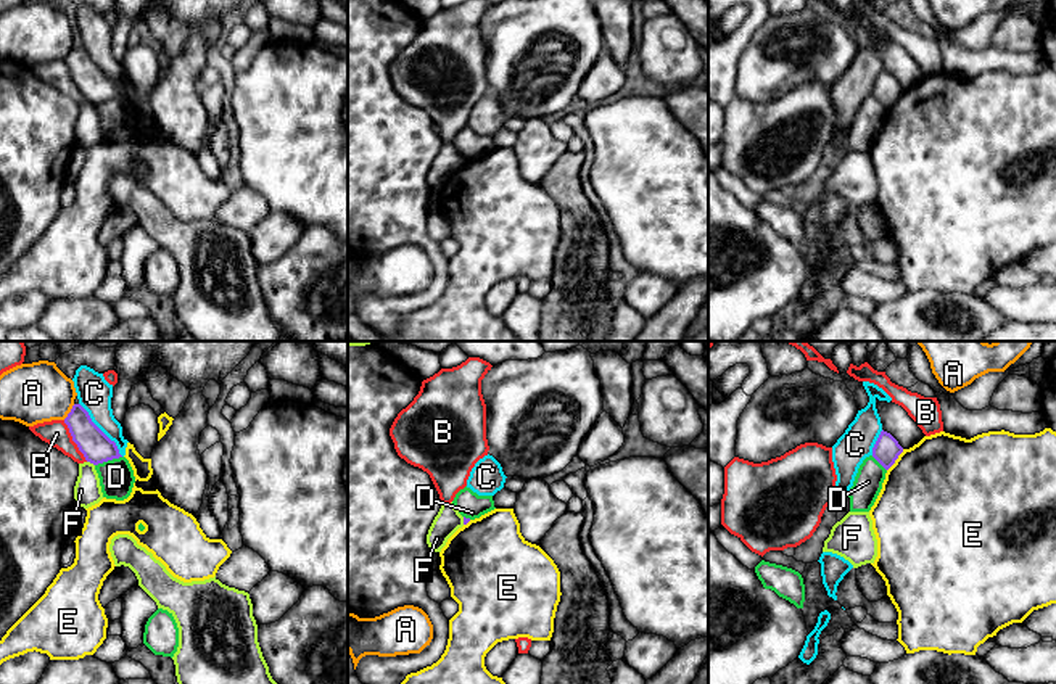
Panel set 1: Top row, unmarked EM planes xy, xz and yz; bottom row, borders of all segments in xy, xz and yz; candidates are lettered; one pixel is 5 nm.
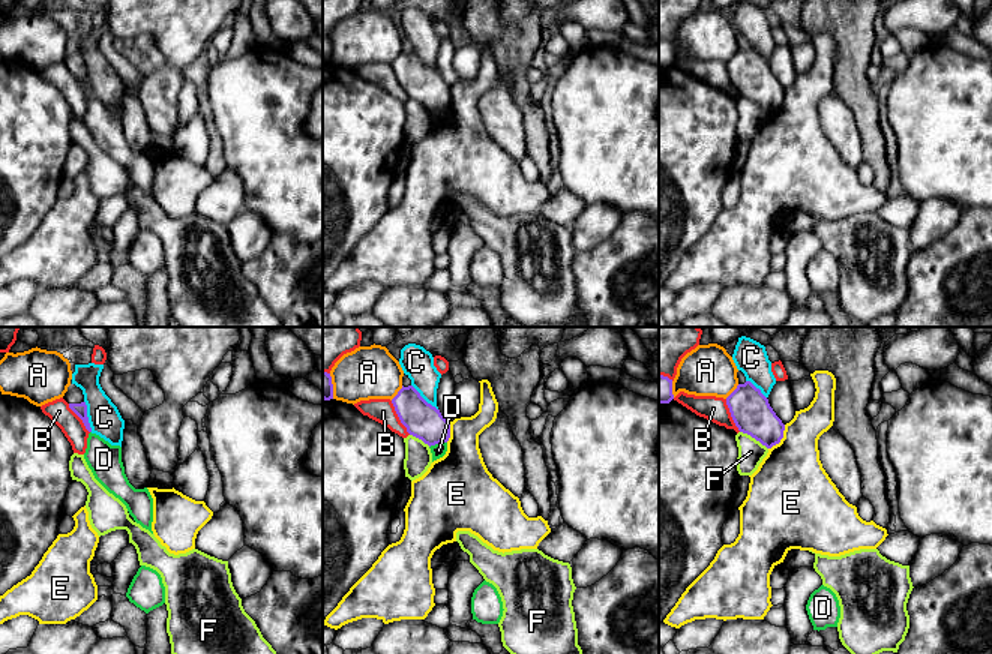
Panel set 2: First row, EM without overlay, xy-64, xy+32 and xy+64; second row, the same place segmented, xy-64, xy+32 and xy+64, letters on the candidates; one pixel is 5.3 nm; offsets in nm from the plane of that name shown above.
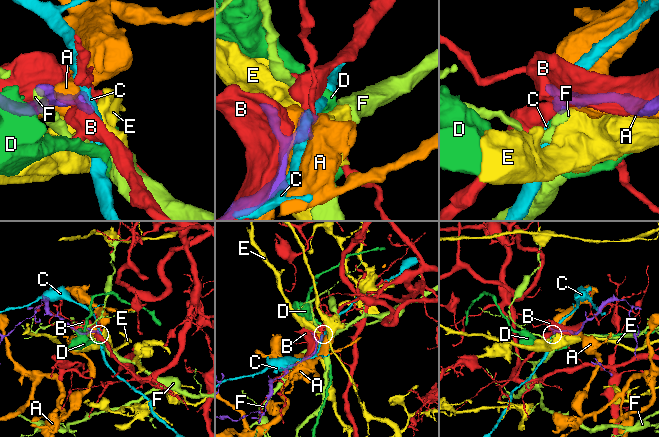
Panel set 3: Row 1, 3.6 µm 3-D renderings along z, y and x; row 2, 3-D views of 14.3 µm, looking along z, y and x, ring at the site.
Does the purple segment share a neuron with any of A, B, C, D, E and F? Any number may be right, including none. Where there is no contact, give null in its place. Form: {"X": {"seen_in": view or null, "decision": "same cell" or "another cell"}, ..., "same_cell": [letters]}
{"A": {"seen_in": "xy", "decision": "another cell"}, "B": {"seen_in": "xy", "decision": "another cell"}, "C": {"seen_in": "xy", "decision": "another cell"}, "D": {"seen_in": "xy", "decision": "another cell"}, "E": {"seen_in": "yz", "decision": "another cell"}, "F": {"seen_in": "xy", "decision": "another cell"}, "same_cell": []}

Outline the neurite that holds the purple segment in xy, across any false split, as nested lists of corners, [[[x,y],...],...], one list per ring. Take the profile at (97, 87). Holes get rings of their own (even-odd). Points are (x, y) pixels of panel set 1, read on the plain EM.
[[[80,43],[72,45],[64,63],[87,101],[98,105],[122,97],[116,82],[92,61],[89,52]]]

